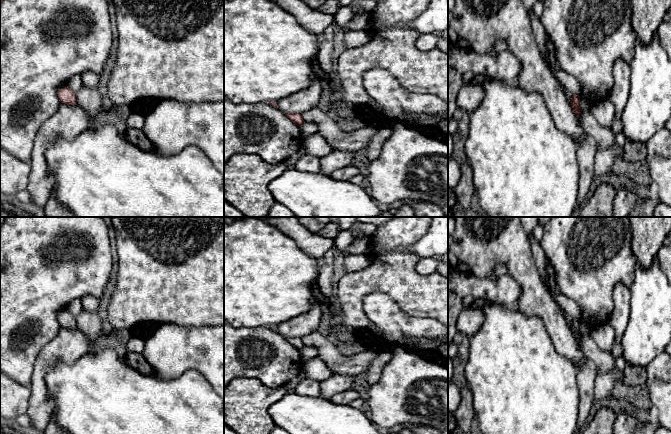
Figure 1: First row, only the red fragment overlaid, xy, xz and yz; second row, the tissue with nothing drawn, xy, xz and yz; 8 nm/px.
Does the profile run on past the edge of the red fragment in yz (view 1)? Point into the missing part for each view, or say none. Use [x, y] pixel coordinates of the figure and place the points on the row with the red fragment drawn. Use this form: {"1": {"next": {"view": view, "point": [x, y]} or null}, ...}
{"1": {"next": null}}

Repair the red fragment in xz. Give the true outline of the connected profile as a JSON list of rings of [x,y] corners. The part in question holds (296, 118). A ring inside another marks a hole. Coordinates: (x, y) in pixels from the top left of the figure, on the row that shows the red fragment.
[[[285,113],[285,115],[293,122],[295,123],[298,127],[300,127],[303,123],[303,117],[301,114],[298,113]]]

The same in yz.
[[[575,94],[572,95],[570,105],[575,115],[580,115],[582,113],[579,95],[575,95]]]

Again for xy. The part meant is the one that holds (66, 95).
[[[64,86],[61,88],[57,96],[61,103],[65,103],[67,105],[74,105],[77,103],[77,97],[74,91],[72,91],[68,86]]]

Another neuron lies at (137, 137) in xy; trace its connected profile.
[[[128,128],[124,136],[127,140],[131,141],[135,146],[144,151],[155,152],[155,147],[146,138],[142,130]]]

